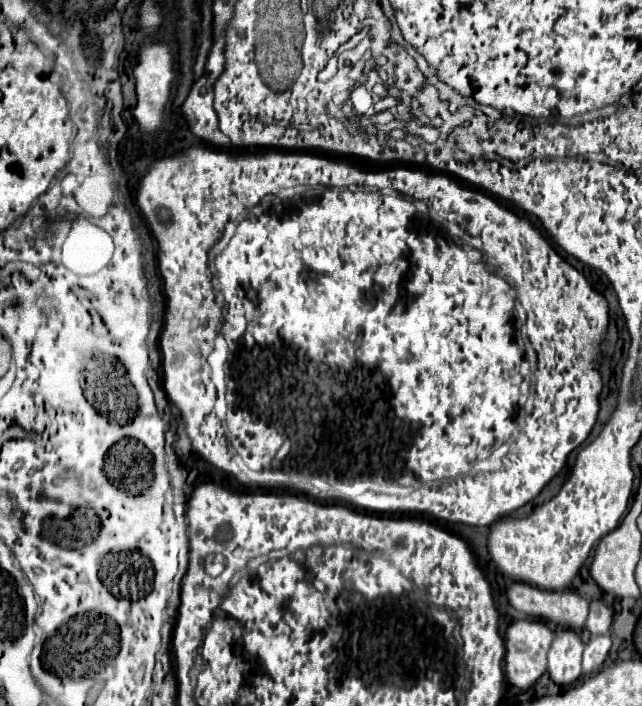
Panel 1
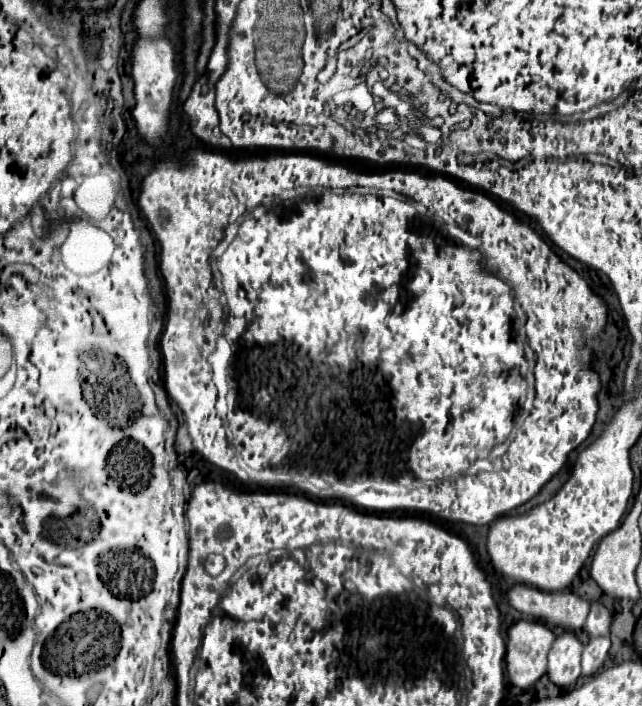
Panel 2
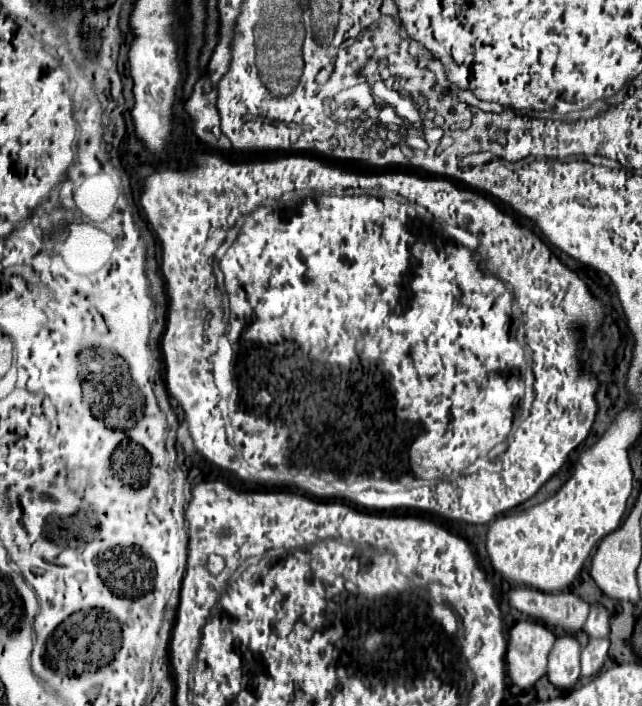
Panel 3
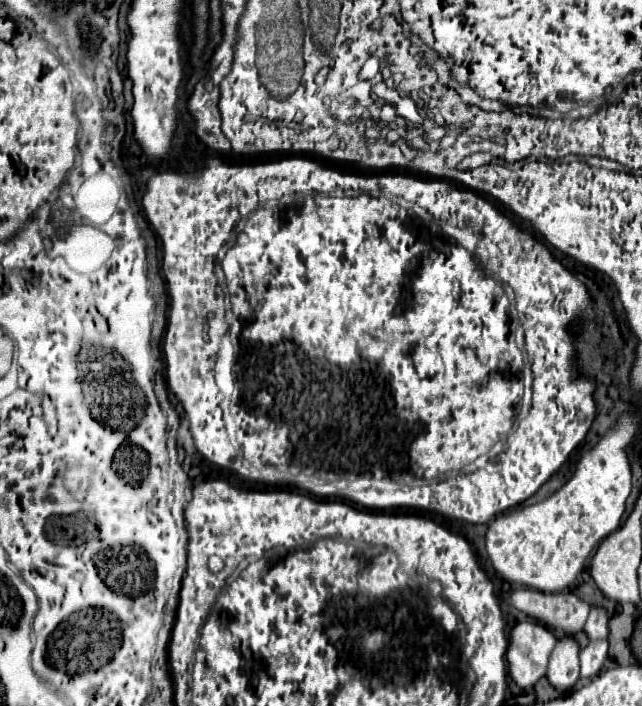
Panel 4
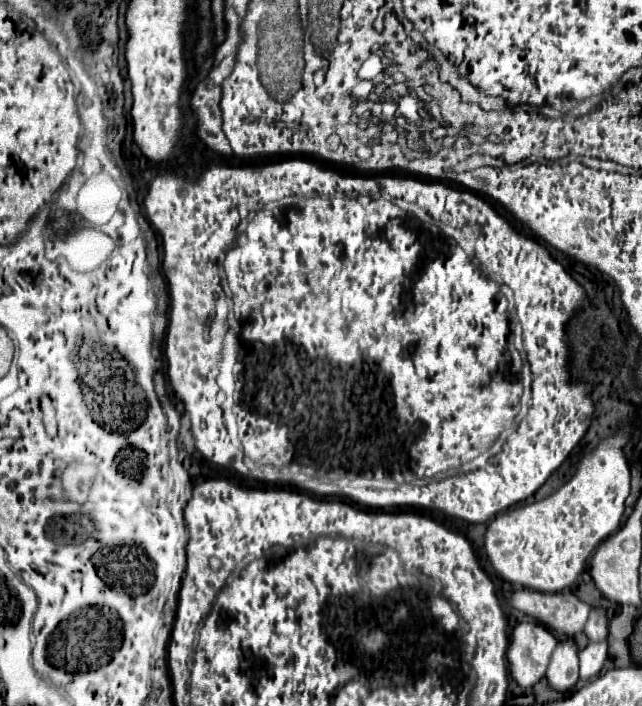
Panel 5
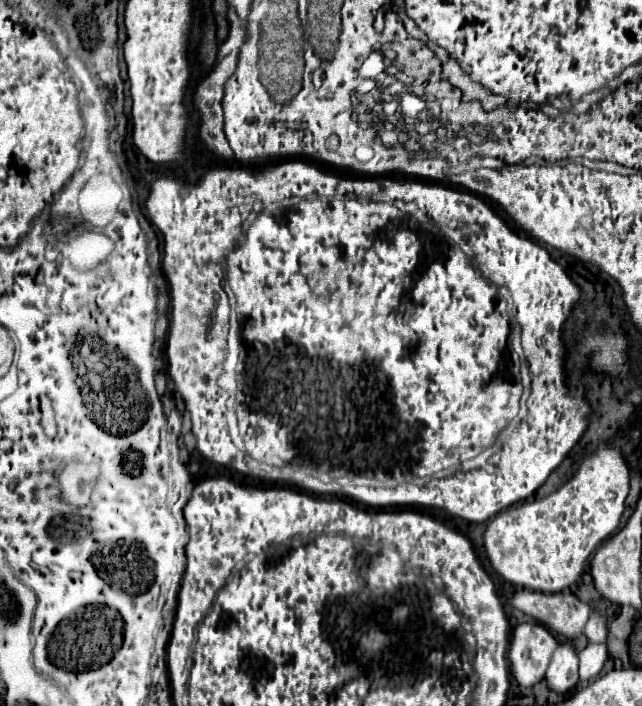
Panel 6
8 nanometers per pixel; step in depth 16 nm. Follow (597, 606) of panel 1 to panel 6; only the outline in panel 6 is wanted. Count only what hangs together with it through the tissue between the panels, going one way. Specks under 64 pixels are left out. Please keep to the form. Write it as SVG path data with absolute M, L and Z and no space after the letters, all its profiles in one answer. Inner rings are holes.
M592 610L588 622L586 622L586 628L584 628L584 634L588 636L590 642L600 642L600 640L606 640L608 636L608 626L606 626L606 618L602 612L598 610Z

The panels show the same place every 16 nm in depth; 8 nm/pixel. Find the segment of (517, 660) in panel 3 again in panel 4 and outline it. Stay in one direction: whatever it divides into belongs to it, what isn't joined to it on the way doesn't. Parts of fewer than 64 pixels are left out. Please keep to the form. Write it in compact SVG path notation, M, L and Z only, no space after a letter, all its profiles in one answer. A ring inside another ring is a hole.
M520 622L510 632L510 646L506 652L508 660L508 674L518 686L532 686L536 680L540 680L546 674L548 656L556 644L556 636L542 624L534 622Z

